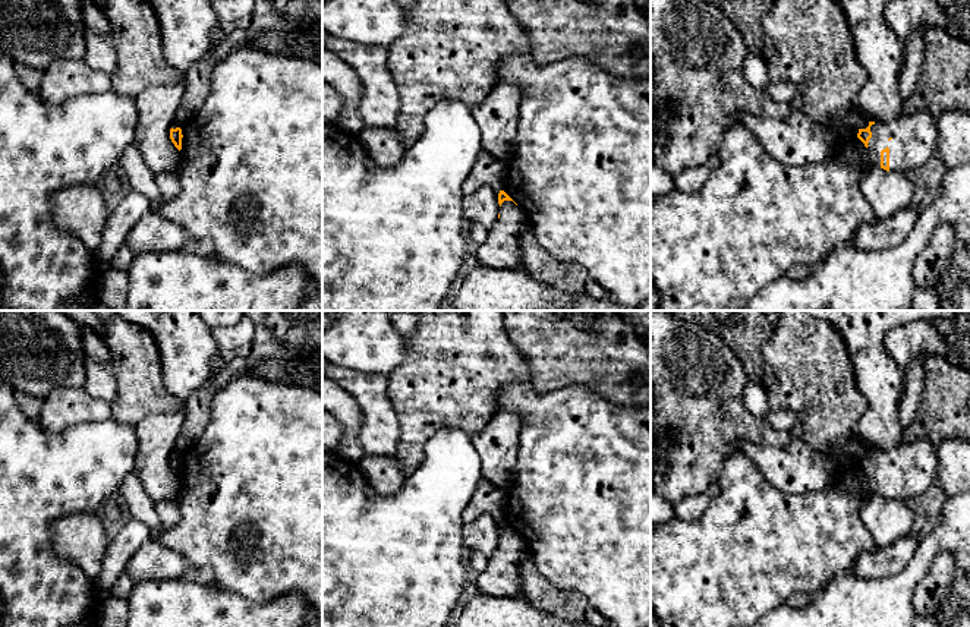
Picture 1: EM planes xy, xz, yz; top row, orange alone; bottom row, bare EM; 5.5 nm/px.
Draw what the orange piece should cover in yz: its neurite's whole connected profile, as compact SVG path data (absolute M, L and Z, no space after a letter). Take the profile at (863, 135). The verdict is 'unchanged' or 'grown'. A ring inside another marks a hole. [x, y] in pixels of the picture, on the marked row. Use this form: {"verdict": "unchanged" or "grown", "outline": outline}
{"verdict": "grown", "outline": "M923 110L886 123L869 122L857 138L867 148L872 166L886 171L919 170L938 152L936 120Z"}

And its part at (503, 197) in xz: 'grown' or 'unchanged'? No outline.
grown

